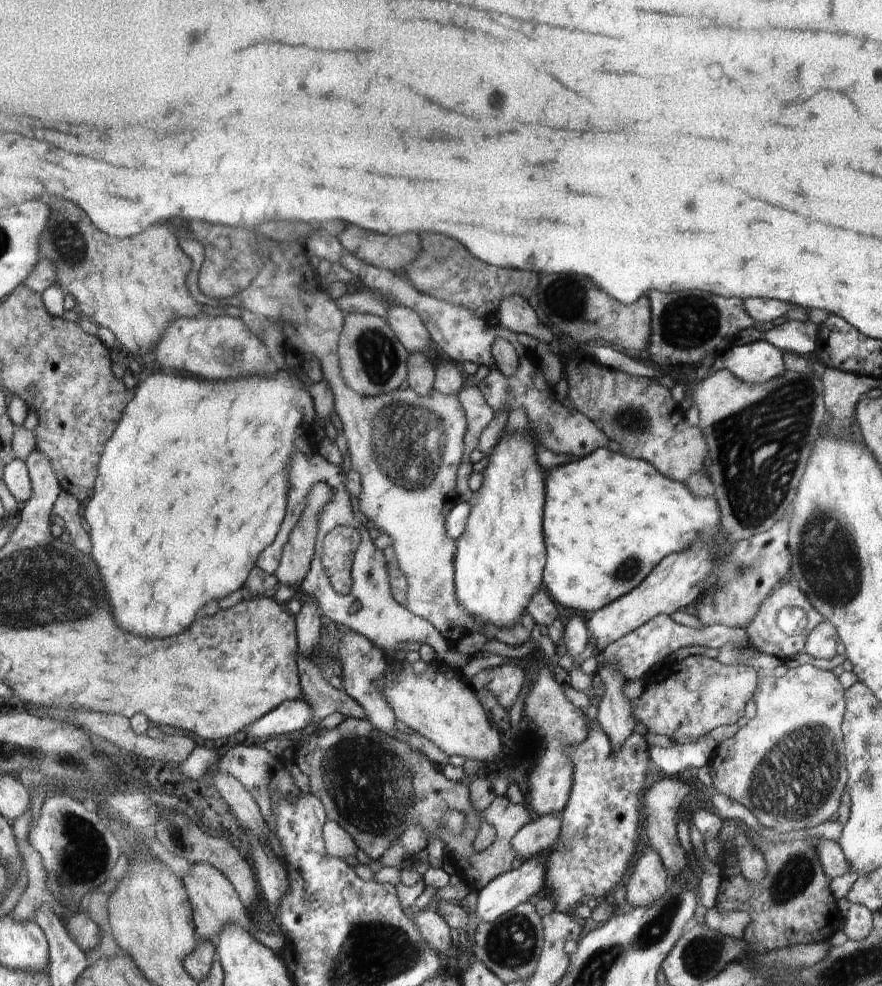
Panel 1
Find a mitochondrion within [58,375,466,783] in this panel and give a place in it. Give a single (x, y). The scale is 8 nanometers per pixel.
(408, 440)

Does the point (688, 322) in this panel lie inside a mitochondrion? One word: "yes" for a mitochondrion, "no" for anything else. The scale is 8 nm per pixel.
yes

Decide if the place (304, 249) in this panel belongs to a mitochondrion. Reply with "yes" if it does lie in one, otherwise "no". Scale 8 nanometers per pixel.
no

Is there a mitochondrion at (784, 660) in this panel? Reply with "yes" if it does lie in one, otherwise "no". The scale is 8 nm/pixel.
no

